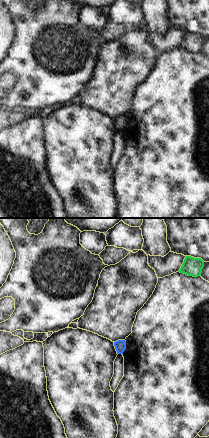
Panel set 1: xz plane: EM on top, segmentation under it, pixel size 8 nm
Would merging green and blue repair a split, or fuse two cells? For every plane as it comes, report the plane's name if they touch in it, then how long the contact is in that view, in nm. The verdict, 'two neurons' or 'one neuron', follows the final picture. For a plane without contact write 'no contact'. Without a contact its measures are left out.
no contact

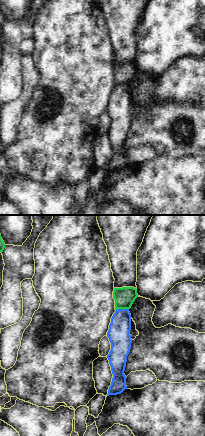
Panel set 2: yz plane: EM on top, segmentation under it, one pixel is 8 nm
yz | 110 nm

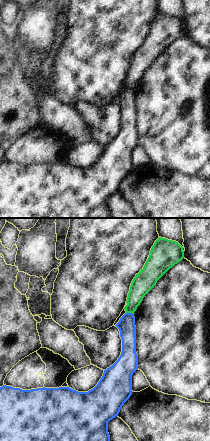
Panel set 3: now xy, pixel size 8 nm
xy | 70 nm

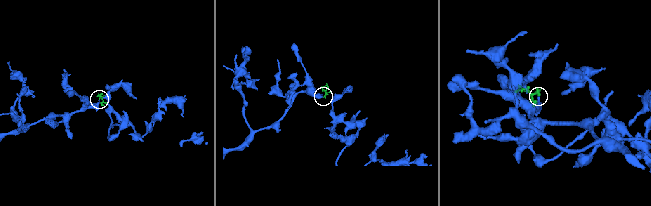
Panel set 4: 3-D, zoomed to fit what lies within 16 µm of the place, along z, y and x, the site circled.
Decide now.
two neurons

